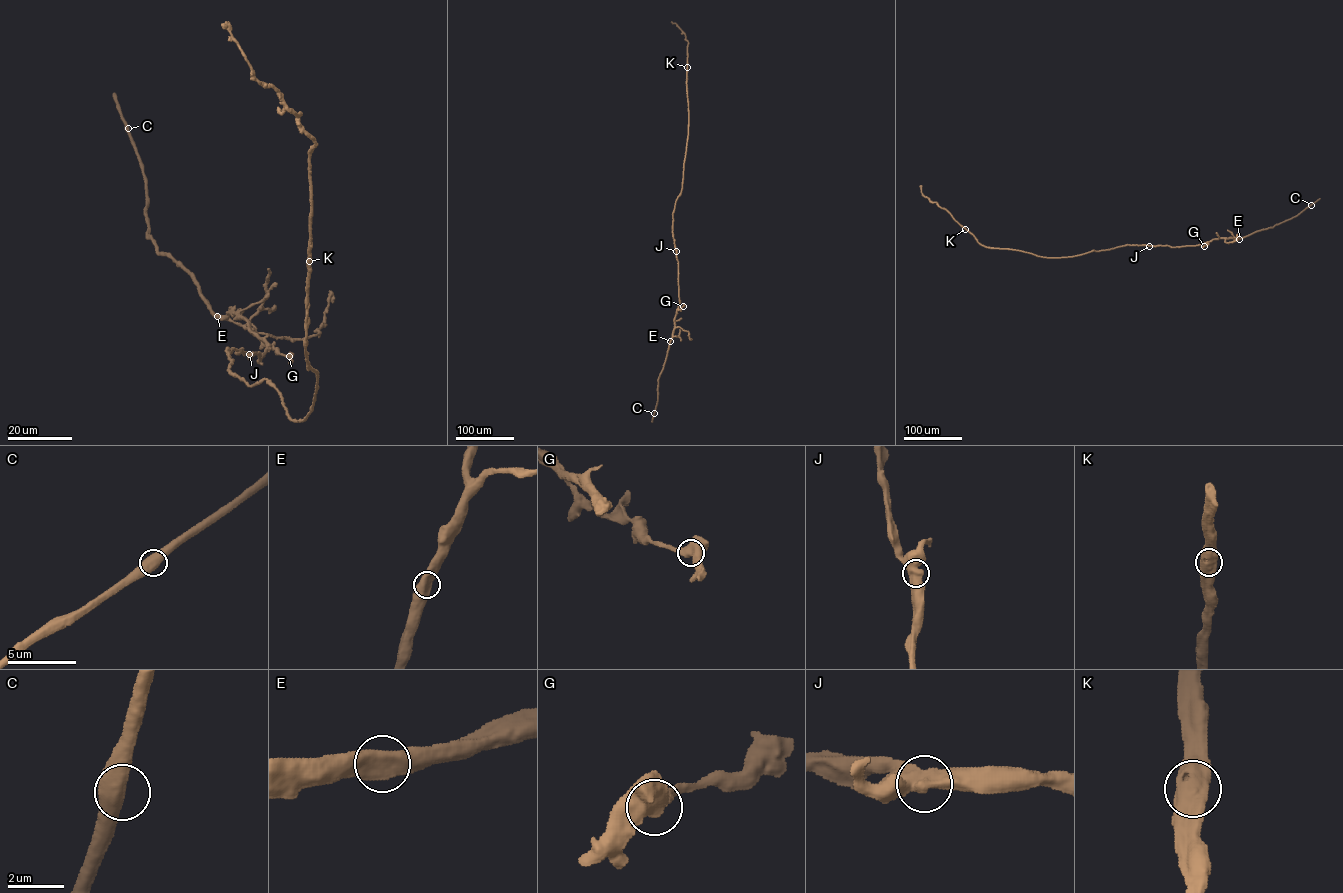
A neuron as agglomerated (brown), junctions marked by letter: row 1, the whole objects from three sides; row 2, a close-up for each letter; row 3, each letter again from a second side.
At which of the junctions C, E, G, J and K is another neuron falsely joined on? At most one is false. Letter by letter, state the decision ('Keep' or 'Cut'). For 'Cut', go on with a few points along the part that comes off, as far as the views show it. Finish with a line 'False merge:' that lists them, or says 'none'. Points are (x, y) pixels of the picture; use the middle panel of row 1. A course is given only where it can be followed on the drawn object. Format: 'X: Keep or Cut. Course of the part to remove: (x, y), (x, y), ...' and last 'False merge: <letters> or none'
C: Keep
E: Keep
G: Keep
J: Keep
K: Cut. Course of the part to remove: (687, 67), (687, 97)
False merge: K

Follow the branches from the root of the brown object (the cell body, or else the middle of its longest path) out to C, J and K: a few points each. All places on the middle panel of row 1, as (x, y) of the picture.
C: (673, 213), (679, 304), (658, 379), (654, 413)
J: (673, 213), (676, 251)
K: (673, 213), (682, 188), (688, 135), (687, 67)

